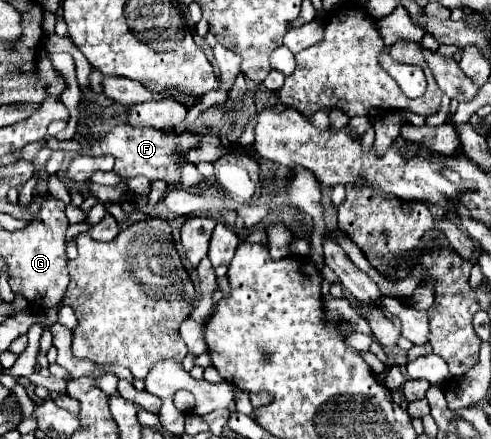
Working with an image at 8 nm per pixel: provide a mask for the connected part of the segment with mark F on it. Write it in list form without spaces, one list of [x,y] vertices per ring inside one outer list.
[[[115,125],[107,135],[103,135],[101,139],[95,139],[95,143],[91,145],[91,155],[99,157],[99,155],[113,155],[115,157],[115,173],[119,173],[125,179],[137,177],[137,175],[145,175],[149,181],[165,181],[169,185],[179,183],[181,175],[179,175],[179,163],[183,161],[183,153],[189,151],[191,147],[195,147],[197,139],[193,133],[181,133],[175,135],[173,131],[159,131],[153,127],[131,127],[131,125]]]

